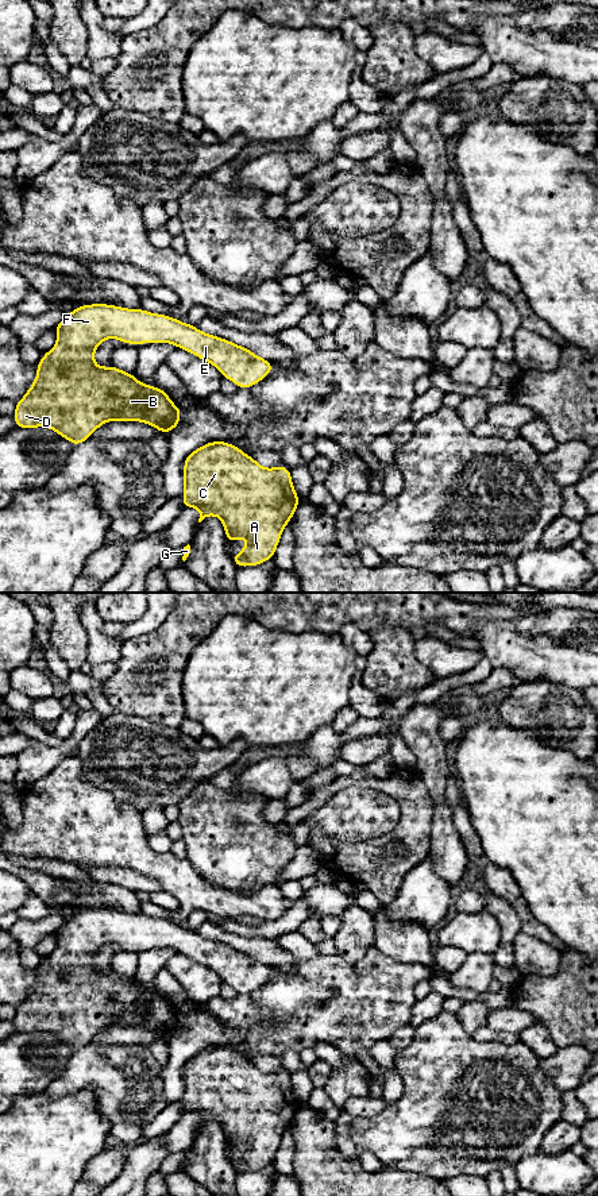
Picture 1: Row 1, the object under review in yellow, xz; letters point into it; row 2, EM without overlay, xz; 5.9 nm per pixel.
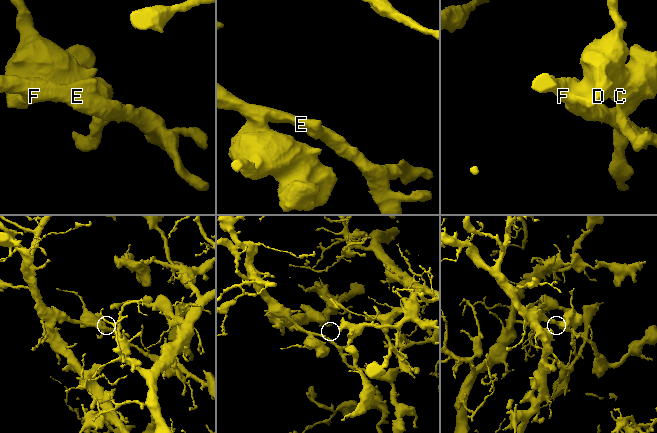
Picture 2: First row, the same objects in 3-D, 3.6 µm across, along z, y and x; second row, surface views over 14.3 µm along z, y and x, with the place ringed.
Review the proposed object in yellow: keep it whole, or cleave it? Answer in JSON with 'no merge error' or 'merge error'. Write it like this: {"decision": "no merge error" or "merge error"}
{"decision": "no merge error"}

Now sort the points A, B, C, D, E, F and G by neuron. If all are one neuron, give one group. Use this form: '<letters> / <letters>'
A B C D E F G

